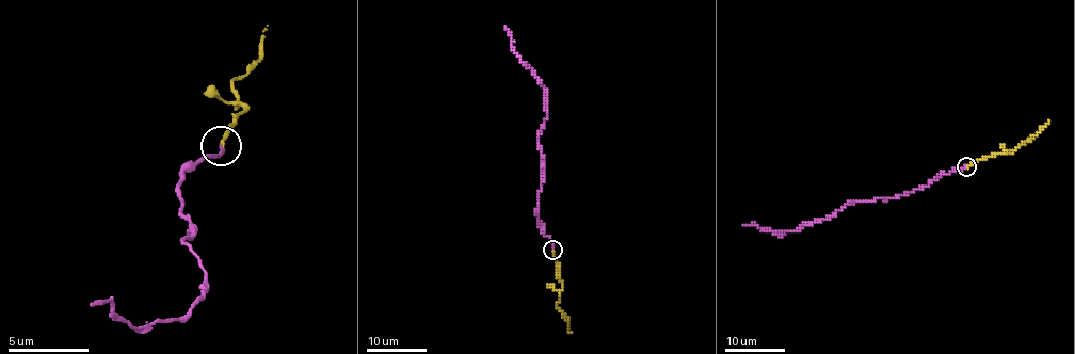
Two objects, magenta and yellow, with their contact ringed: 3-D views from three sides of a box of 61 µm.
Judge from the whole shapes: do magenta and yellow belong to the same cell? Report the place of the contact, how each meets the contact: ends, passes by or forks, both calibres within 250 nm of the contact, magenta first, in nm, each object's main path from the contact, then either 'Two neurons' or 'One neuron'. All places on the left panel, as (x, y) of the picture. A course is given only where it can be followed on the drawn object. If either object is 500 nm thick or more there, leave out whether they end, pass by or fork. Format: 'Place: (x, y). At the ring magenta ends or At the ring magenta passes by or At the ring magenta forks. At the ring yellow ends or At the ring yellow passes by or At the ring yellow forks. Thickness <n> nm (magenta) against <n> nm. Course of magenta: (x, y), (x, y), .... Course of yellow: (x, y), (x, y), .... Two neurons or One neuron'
Place: (221, 145). At the ring magenta ends. At the ring yellow ends. Thickness 280 nm (magenta) against 190 nm. Course of magenta: (220, 145), (179, 180), (204, 293), (179, 317), (131, 325), (111, 301), (92, 305). Course of yellow: (220, 145), (247, 109), (236, 109), (231, 84), (260, 57), (268, 25). One neuron

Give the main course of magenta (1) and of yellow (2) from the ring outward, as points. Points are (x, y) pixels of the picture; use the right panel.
1: (967, 166), (895, 197), (850, 202), (832, 215), (793, 230), (775, 234), (755, 224), (742, 226)
2: (967, 166), (1003, 153), (1013, 153), (1047, 121)

